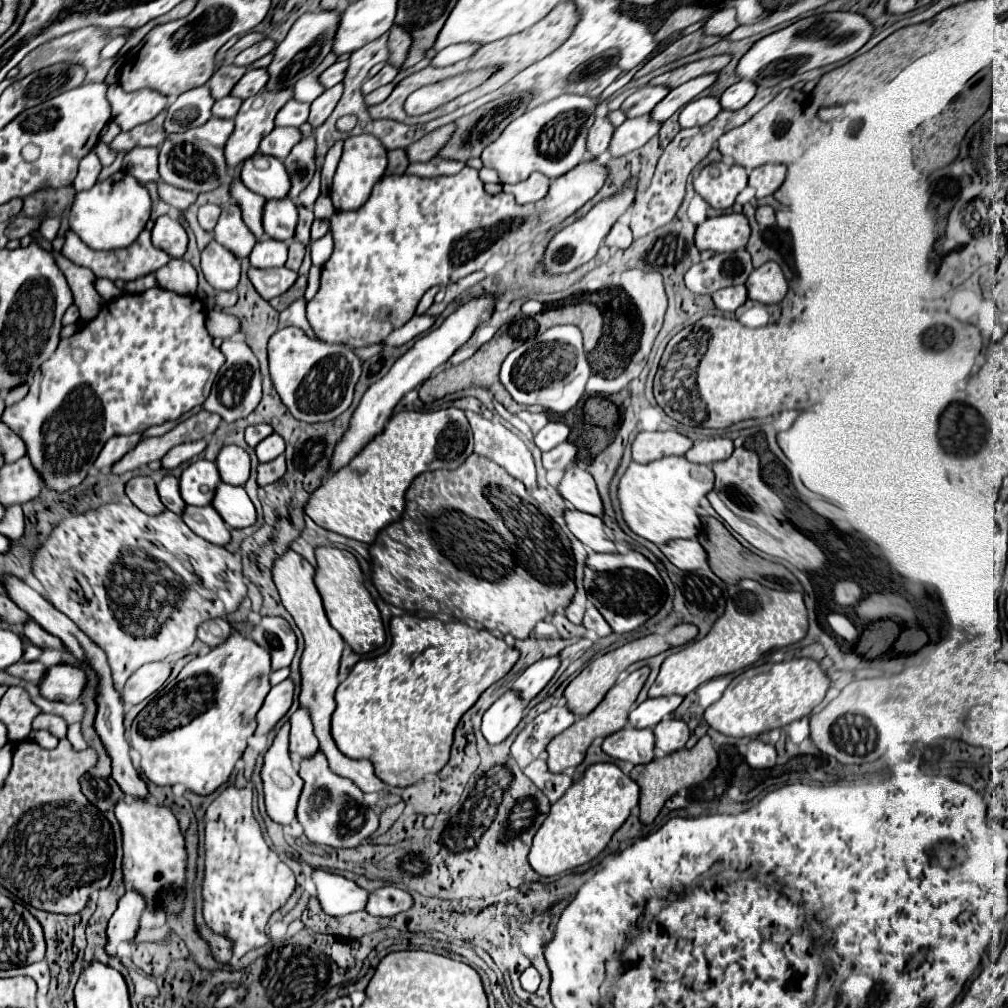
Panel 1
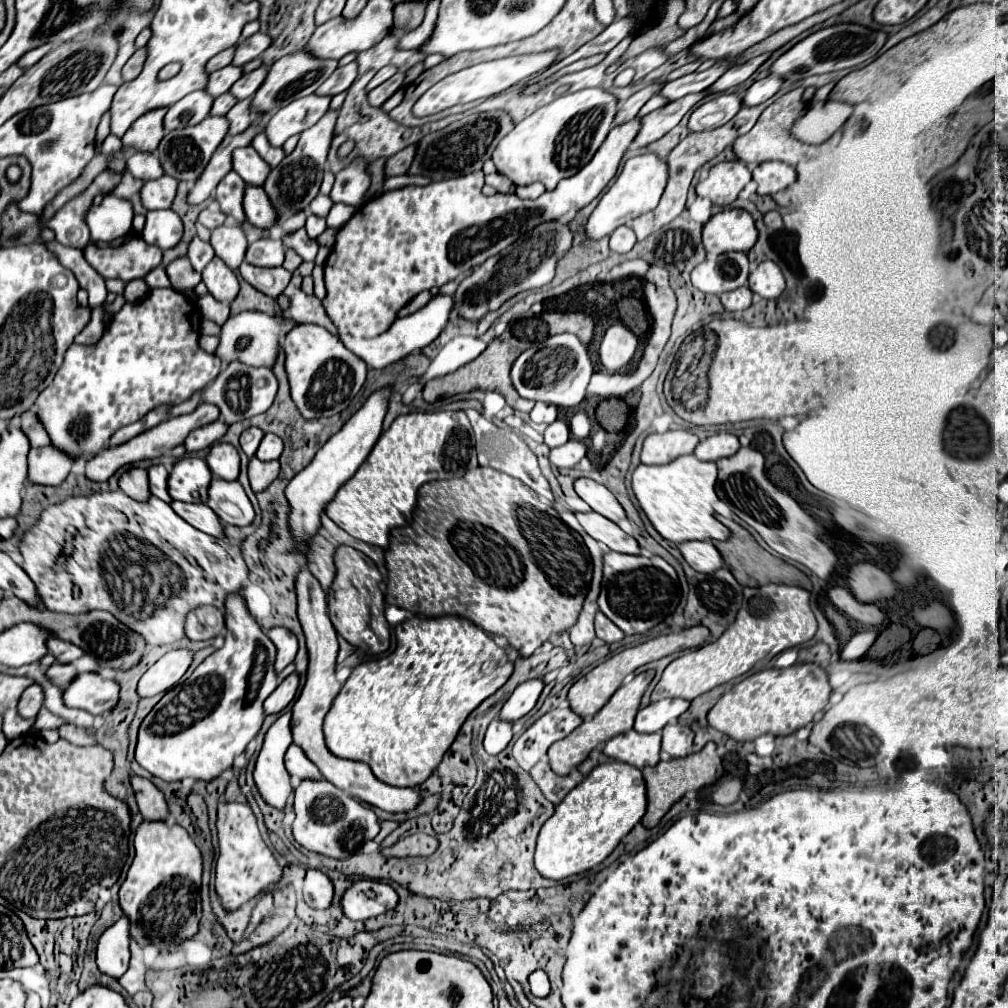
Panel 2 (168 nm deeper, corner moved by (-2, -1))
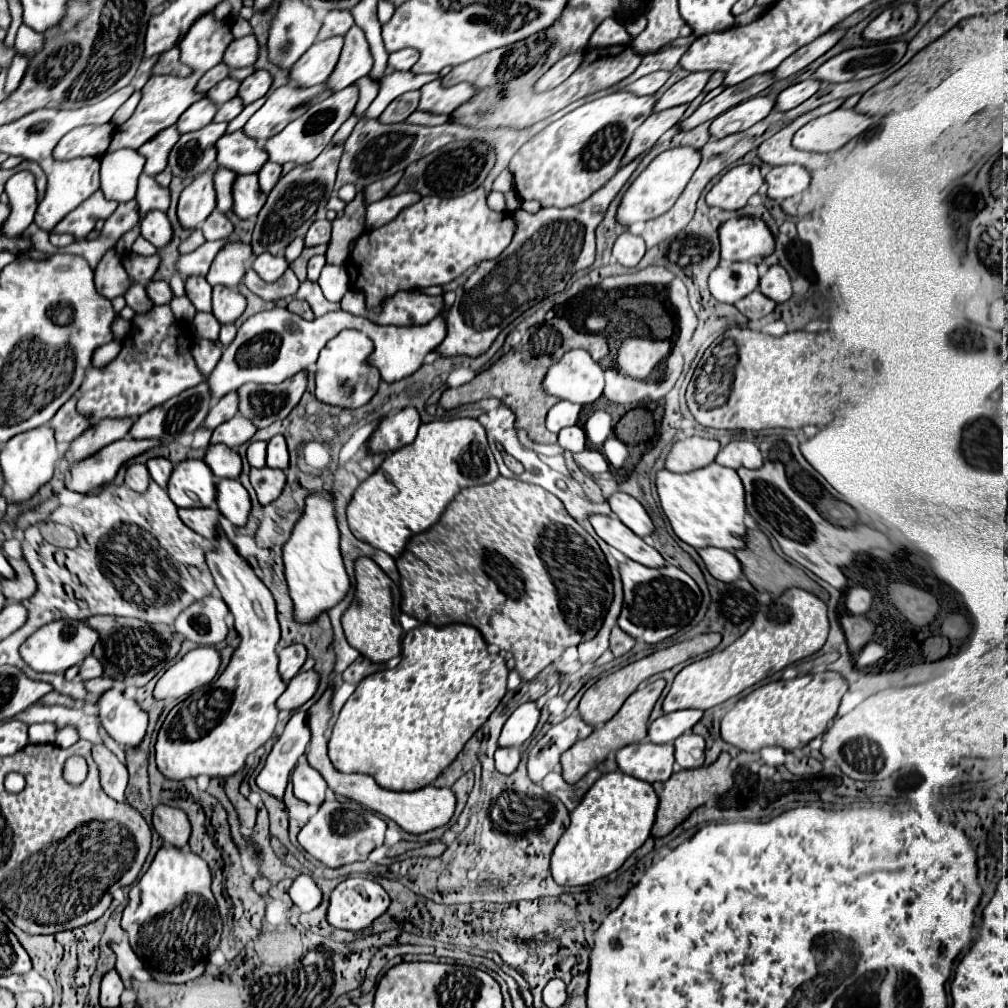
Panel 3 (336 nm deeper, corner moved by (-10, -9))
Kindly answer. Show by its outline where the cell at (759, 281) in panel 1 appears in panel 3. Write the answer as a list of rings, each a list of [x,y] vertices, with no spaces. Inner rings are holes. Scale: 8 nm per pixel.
[[[771,265],[769,271],[761,277],[759,285],[761,293],[775,303],[785,303],[791,297],[791,279],[781,265]]]

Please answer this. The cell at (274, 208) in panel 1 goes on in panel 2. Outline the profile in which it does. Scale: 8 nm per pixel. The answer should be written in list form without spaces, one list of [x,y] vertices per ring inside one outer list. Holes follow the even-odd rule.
[[[247,185],[247,197],[243,199],[243,207],[247,211],[247,221],[263,231],[269,231],[279,223],[279,211],[275,211],[263,187]]]

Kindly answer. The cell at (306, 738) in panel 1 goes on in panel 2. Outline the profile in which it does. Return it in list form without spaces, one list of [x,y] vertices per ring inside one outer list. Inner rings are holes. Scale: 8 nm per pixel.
[[[291,743],[291,747],[285,753],[285,767],[287,767],[289,775],[295,779],[319,779],[321,777],[315,763],[311,763],[311,759],[305,755],[305,751],[295,743]]]

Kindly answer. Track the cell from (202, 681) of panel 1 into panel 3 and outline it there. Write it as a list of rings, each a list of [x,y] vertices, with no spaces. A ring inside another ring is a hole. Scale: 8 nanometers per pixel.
[[[221,529],[217,531],[217,547],[207,551],[205,559],[223,601],[235,617],[241,643],[227,669],[215,681],[175,705],[159,729],[155,743],[157,767],[167,779],[175,781],[197,775],[231,777],[237,773],[245,765],[247,755],[273,737],[279,713],[275,703],[287,689],[287,683],[277,673],[279,659],[275,647],[279,643],[279,623],[271,591]]]

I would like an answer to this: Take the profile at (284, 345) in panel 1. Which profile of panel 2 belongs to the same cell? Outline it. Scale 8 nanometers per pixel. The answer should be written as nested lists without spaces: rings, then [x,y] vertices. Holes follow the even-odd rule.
[[[301,323],[293,327],[285,335],[281,347],[285,351],[285,371],[291,387],[291,399],[305,419],[321,419],[341,413],[365,383],[367,365],[363,359],[351,353],[341,339],[333,337],[319,325]]]

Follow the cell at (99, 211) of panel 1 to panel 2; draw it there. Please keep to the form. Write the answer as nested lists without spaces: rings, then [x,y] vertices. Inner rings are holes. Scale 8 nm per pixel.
[[[113,193],[105,195],[99,205],[91,205],[85,213],[85,223],[91,229],[93,241],[115,241],[129,235],[133,229],[133,203]]]

